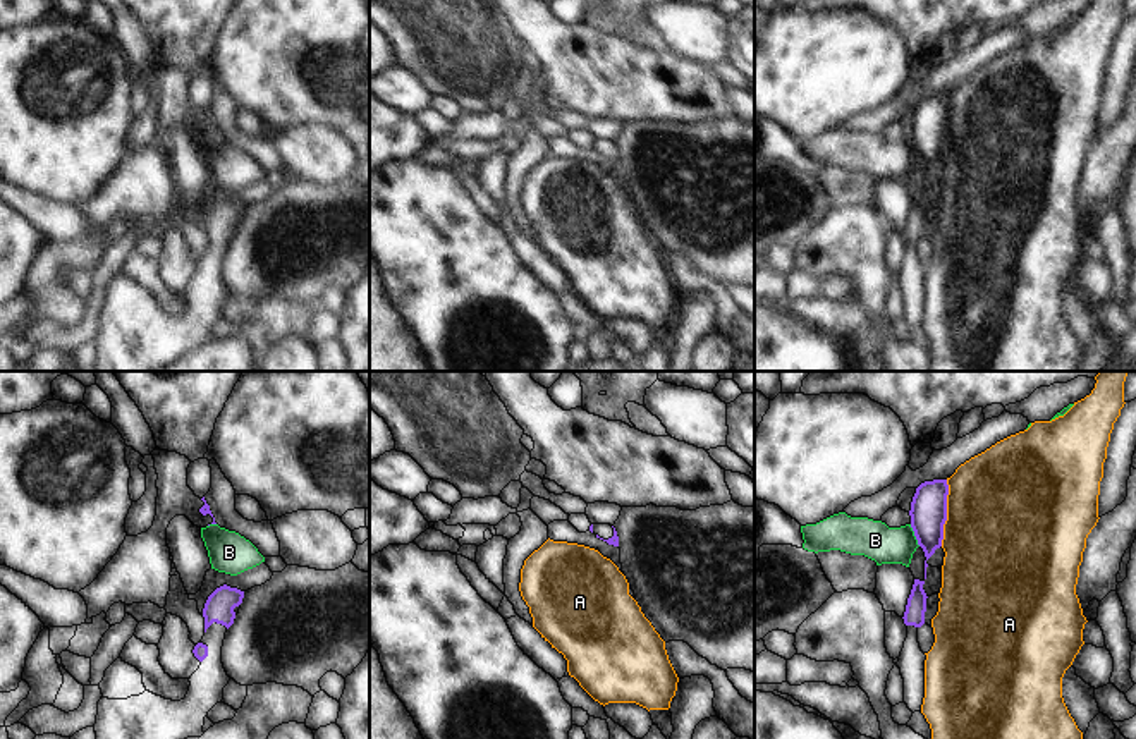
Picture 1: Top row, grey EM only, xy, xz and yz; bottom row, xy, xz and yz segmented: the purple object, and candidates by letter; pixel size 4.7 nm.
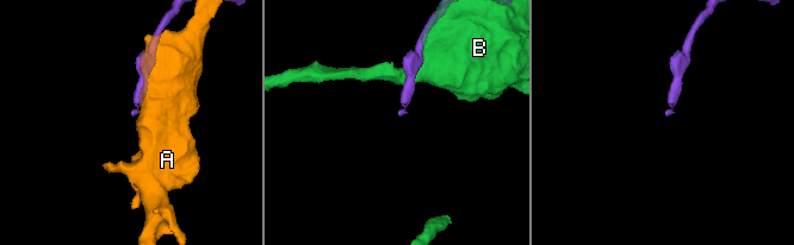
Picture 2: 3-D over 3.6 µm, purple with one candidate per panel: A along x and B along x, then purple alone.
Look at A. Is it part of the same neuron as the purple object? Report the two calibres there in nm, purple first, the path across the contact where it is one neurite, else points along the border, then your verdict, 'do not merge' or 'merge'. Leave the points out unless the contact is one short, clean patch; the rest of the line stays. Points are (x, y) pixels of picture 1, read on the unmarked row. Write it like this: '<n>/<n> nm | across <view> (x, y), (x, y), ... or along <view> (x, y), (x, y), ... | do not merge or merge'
180/500 nm | along yz (947, 95), (947, 134), (940, 160) | do not merge

